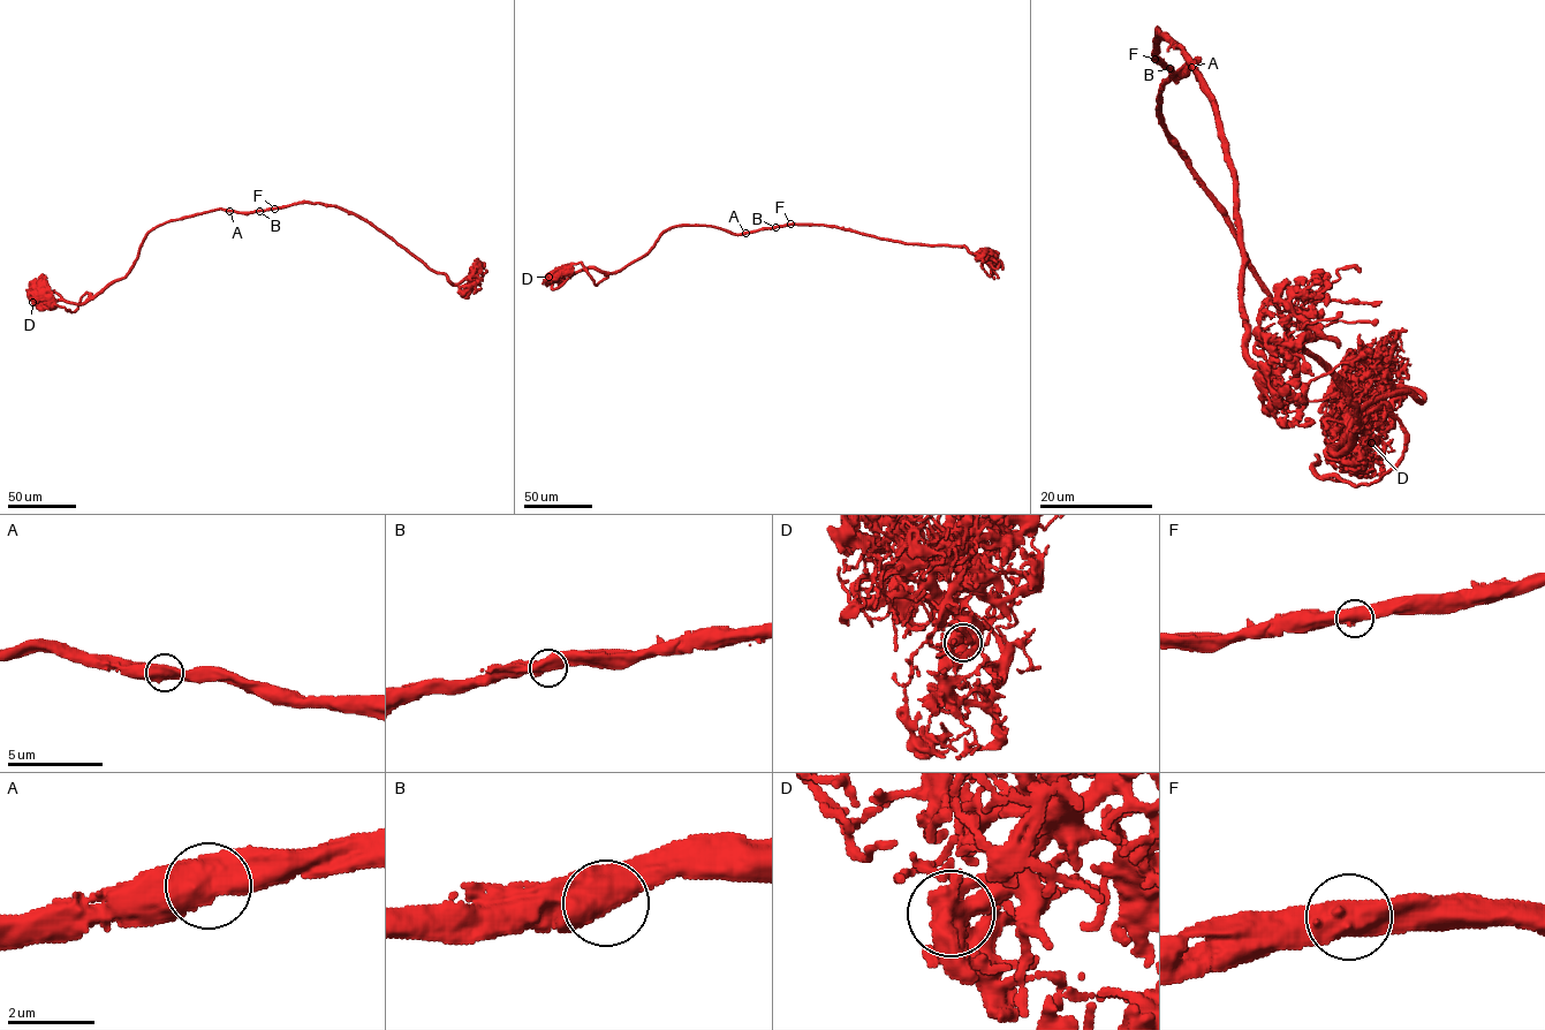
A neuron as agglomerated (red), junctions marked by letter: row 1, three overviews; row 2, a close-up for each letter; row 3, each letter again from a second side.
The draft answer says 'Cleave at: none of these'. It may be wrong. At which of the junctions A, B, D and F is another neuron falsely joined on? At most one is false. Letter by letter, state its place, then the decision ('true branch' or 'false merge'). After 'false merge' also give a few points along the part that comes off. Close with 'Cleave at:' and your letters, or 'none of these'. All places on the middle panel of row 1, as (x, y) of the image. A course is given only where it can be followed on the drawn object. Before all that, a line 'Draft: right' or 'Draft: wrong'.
Draft: right
A: at (746, 233); true branch
B: at (775, 227); true branch
D: at (548, 277); true branch
F: at (790, 224); true branch
Cleave at: none of these

